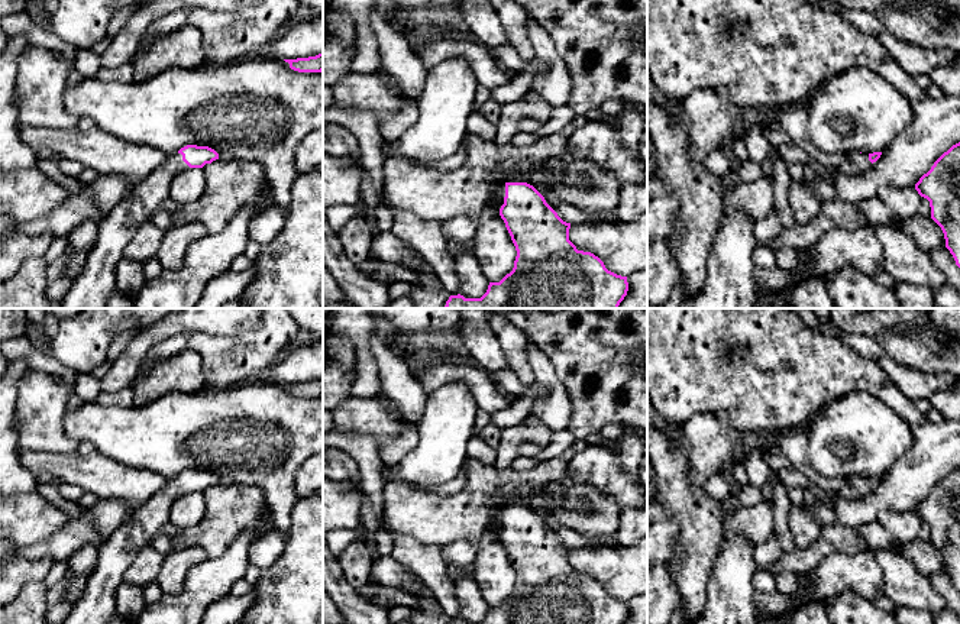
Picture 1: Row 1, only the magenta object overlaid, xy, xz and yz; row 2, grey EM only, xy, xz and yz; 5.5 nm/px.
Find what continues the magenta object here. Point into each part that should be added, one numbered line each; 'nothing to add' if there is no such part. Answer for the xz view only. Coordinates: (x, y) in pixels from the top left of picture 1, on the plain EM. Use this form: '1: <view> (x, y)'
1: xz (501, 517)

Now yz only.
1: yz (856, 487)

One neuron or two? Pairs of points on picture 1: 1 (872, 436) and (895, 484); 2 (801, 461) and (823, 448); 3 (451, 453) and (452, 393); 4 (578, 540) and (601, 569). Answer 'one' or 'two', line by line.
1: two
2: two
3: one
4: two

